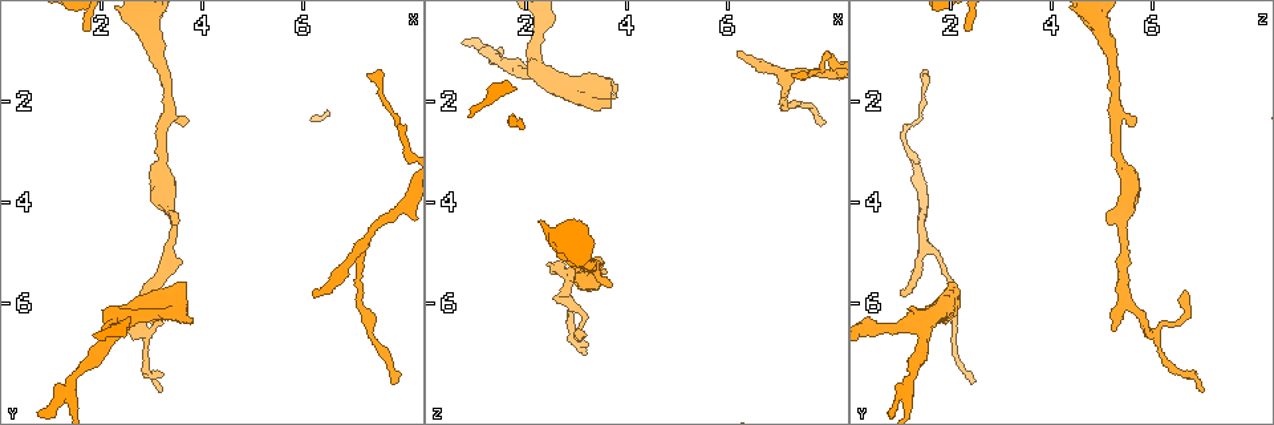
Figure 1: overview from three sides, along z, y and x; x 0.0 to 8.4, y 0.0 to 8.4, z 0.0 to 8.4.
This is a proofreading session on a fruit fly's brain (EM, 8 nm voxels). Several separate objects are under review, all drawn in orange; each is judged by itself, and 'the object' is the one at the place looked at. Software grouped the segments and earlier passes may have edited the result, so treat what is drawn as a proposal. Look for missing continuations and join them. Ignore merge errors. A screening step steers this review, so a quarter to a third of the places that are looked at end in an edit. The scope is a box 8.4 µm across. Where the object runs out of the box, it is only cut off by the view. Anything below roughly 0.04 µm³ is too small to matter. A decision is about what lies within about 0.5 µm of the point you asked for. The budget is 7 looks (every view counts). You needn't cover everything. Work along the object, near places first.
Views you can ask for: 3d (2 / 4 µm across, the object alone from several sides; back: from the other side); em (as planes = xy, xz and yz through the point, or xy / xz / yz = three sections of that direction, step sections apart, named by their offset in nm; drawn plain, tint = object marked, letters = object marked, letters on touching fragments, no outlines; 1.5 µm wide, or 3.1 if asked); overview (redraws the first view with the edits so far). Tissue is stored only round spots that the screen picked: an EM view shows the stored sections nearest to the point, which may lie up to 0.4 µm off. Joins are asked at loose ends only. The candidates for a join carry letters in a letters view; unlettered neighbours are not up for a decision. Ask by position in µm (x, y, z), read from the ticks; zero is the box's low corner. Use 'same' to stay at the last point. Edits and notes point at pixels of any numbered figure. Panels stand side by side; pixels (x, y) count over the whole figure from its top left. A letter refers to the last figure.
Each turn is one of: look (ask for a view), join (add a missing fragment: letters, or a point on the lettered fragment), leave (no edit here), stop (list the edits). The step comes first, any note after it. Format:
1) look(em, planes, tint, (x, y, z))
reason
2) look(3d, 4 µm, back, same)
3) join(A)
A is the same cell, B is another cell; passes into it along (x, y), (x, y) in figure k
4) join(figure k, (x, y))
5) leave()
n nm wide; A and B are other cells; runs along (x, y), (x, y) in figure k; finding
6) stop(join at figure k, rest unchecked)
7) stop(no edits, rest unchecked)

look(3d, 4 µm, (7.30, 1.40, 1.45))
branch stops here

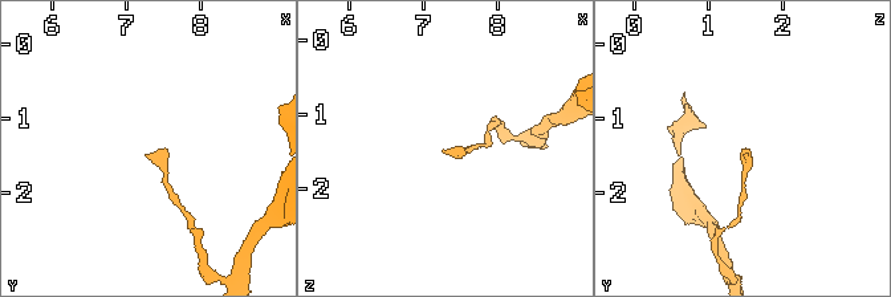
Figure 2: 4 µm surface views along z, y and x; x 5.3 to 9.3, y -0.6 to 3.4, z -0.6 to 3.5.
look(em, yz, step 4, tint, (7.25, 1.45, 1.45))
shape alone is not enough

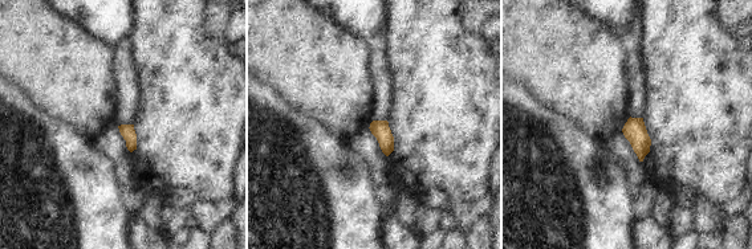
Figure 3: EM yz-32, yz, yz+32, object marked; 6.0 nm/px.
look(em, planes, letters, same)
cut it another way

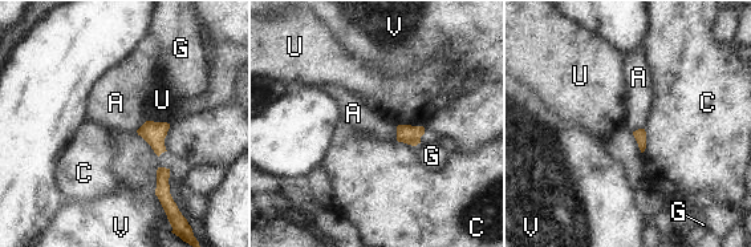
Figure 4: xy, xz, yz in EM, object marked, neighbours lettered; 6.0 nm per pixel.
leave()
A, C, G, U and V are other cells; no lettered fragment goes on from it

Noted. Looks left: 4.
look(3d, 2 µm, (3.25, 5.85, 6.65))
free end

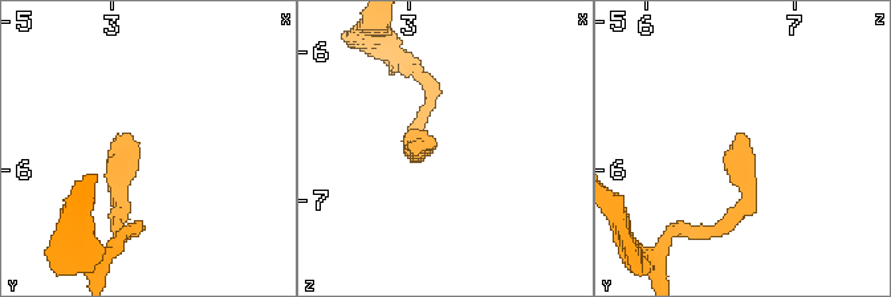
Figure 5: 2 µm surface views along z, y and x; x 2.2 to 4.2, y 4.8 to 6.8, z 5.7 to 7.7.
look(em, planes, letters, (3.20, 5.84, 6.64))

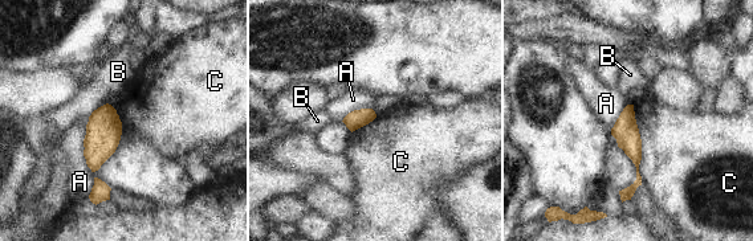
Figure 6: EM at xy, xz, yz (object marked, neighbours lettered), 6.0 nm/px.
leave()
A, B and C are other cells; border along (633, 105), (640, 139), (642, 183) in figure 6; no lettered fragment goes on from it

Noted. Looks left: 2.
stop(no edits, rest unchecked)

